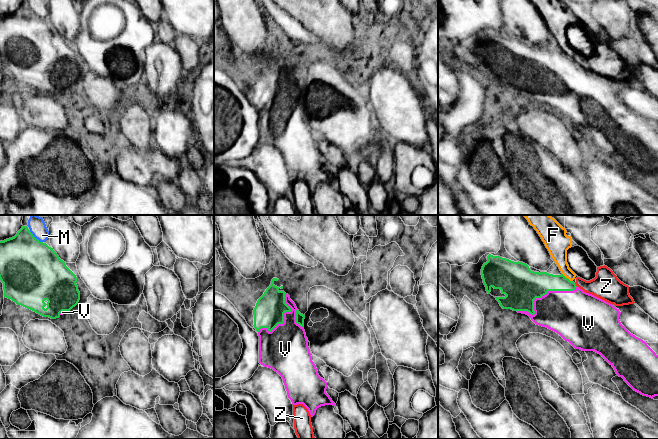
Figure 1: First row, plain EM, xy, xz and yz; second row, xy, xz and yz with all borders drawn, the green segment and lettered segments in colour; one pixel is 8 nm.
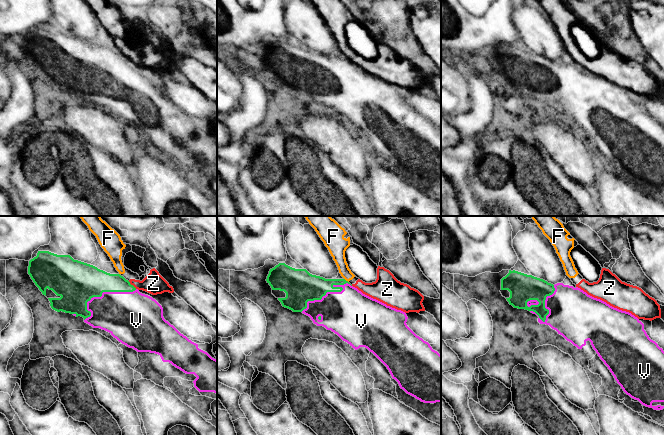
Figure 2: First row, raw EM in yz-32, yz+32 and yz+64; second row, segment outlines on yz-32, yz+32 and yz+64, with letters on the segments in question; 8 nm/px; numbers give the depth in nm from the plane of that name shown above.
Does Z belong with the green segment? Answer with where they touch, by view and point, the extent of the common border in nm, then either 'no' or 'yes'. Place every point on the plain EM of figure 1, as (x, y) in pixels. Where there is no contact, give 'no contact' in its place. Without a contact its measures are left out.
yz (575, 61) | 40 nm | no

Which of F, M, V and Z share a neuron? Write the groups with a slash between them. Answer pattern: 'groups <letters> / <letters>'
groups F Z / M / V

